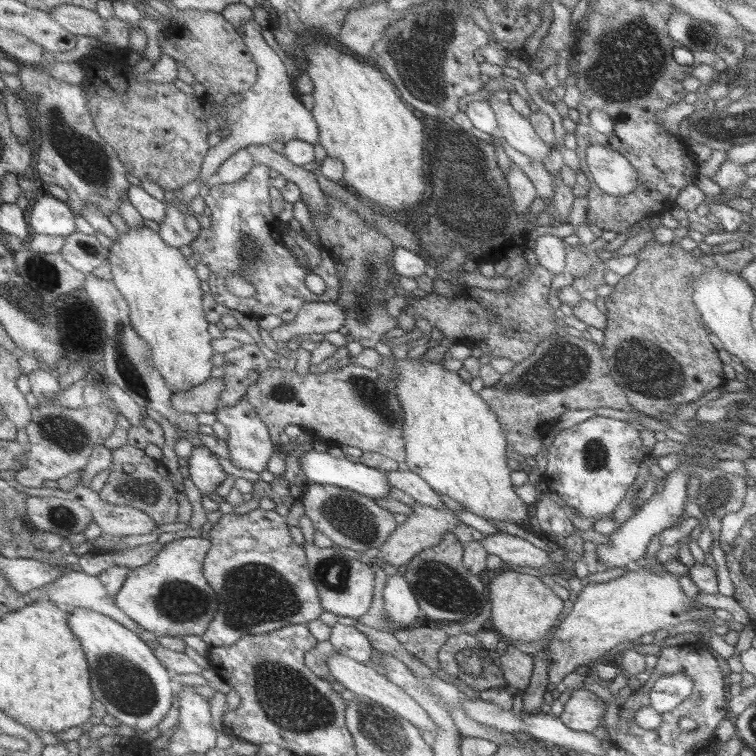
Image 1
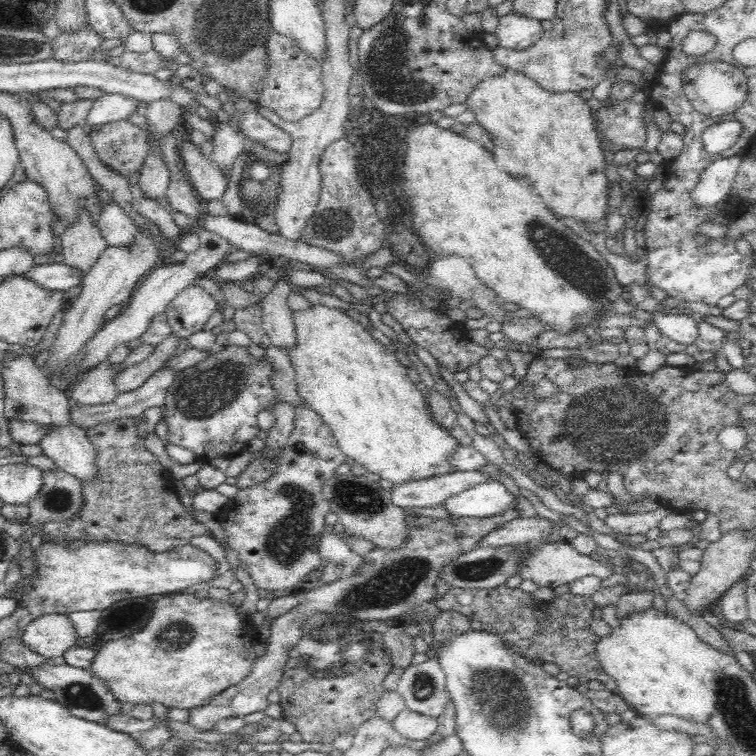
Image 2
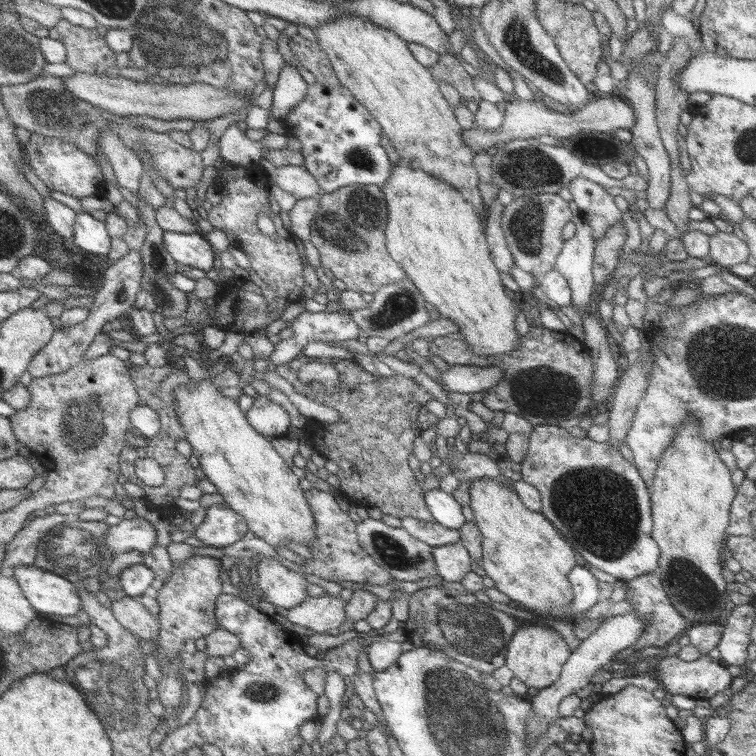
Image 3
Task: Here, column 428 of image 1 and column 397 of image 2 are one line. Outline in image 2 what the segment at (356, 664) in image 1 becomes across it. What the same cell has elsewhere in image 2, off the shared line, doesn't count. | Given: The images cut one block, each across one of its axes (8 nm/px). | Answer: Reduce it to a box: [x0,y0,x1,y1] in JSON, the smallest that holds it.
[393,710,438,740]

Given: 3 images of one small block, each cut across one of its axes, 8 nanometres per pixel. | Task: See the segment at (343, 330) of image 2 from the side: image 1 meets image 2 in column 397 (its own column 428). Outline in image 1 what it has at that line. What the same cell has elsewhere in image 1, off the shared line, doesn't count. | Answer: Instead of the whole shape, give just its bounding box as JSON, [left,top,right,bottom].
[391,355,529,530]

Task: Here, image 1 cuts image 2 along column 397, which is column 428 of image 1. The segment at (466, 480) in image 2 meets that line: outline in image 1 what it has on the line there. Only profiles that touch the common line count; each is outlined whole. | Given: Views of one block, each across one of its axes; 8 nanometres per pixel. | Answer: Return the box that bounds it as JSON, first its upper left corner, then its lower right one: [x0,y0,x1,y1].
[387,470,445,509]

